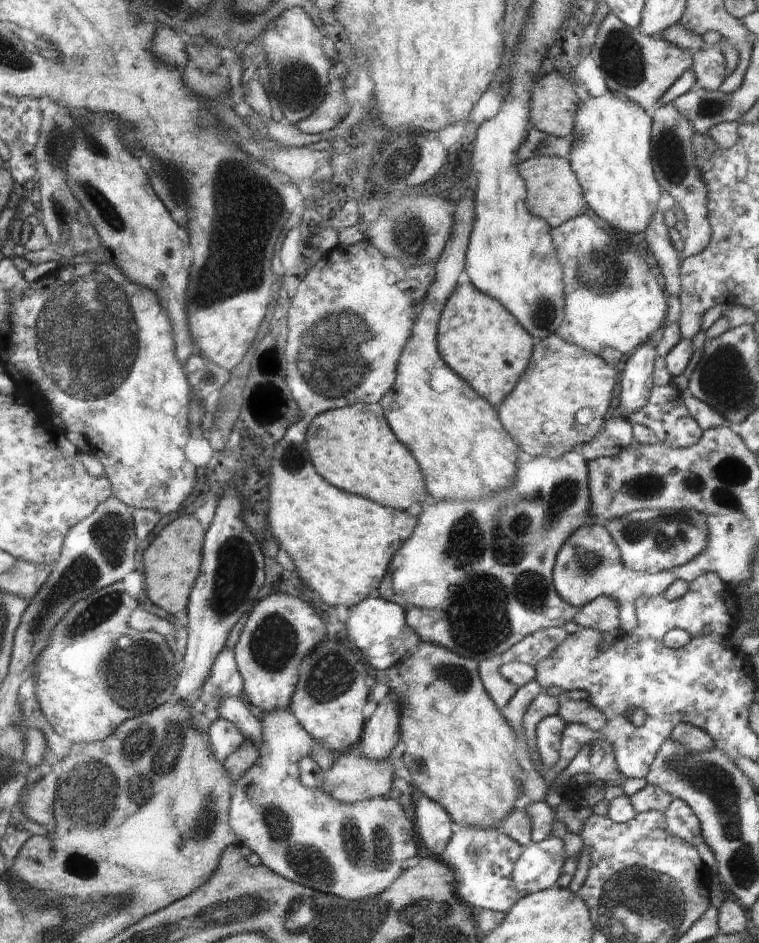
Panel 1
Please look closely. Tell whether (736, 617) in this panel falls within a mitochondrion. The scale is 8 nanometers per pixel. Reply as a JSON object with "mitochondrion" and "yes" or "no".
{"mitochondrion":"no"}

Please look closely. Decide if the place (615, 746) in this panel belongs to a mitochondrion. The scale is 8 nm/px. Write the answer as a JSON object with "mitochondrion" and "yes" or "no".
{"mitochondrion":"no"}

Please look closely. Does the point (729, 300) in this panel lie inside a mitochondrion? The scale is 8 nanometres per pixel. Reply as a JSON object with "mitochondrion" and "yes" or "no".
{"mitochondrion":"no"}

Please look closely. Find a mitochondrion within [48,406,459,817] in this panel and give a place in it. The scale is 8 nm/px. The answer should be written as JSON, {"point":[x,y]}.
{"point":[122,669]}

